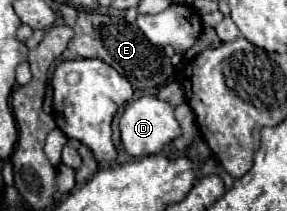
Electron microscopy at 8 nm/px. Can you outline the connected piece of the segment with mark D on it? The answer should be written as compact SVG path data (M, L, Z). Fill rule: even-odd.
M139 97L135 101L129 101L119 119L119 129L121 129L123 147L133 157L161 153L165 145L169 145L173 139L181 135L181 127L173 115L173 107L167 101L161 101L157 97Z

